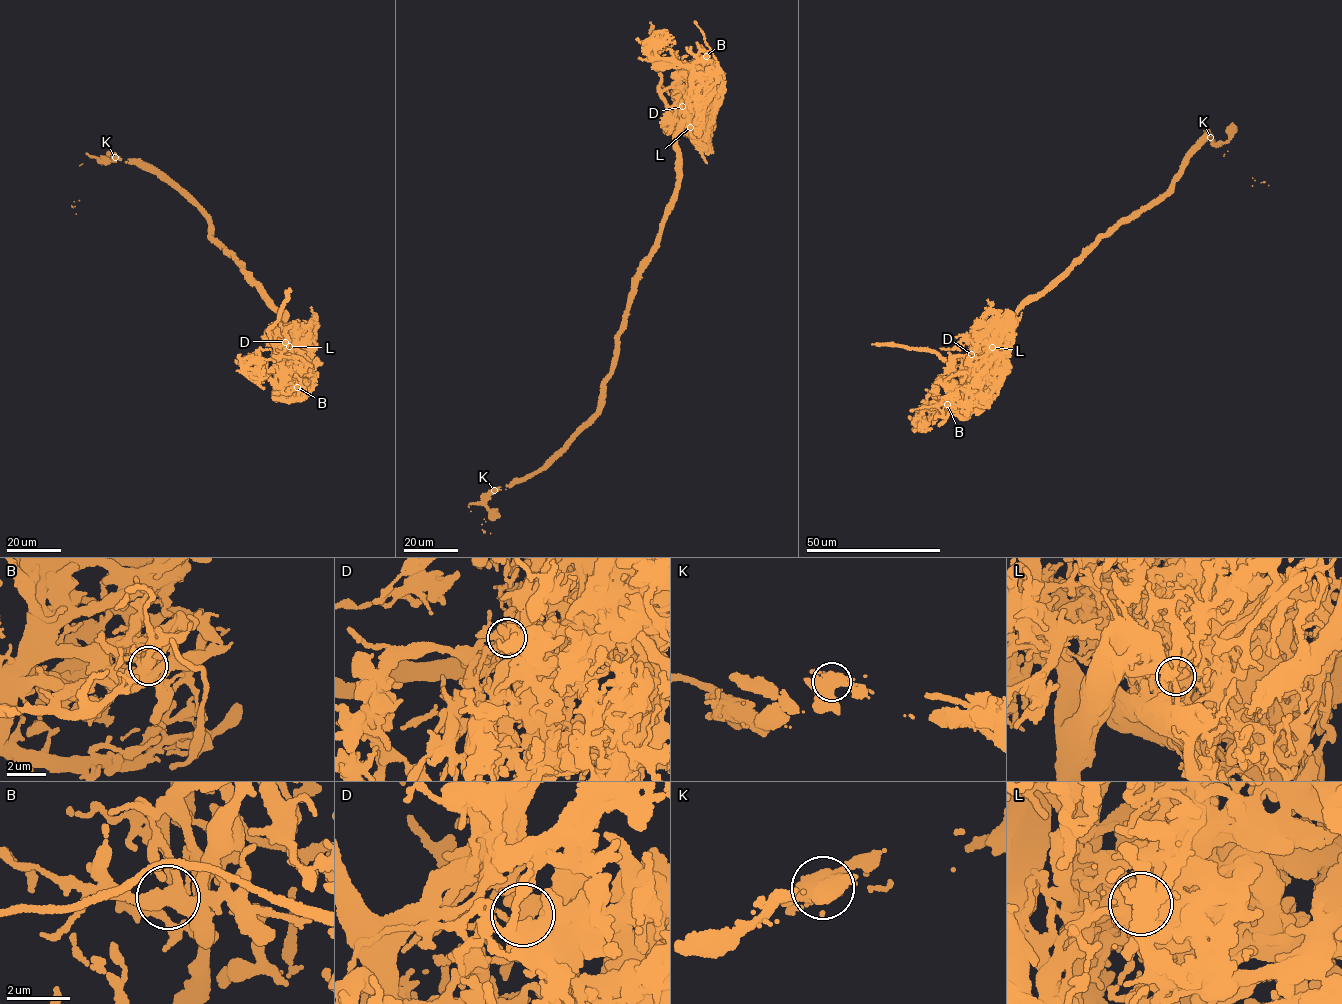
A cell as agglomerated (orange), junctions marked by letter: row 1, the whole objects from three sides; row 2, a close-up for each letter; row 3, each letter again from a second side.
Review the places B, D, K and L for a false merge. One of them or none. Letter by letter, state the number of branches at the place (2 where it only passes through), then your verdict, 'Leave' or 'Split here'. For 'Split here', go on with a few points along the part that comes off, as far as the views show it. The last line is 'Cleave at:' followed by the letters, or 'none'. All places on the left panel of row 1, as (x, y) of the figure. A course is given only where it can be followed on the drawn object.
B: Branches: 5. Leave
D: Branches: 6. Split here. Course of the part to remove: (285, 342), (277, 354), (281, 356), (279, 398), (297, 401), (305, 397), (305, 387), (295, 375)
K: Branches: 5. Leave
L: Branches: 6. Leave
Cleave at: D

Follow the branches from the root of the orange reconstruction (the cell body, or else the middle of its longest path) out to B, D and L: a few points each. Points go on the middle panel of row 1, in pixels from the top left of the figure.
B: (630, 298), (675, 191), (680, 172), (674, 143), (699, 102), (706, 56)
D: (630, 298), (640, 267), (654, 246), (681, 171), (674, 134), (682, 107)
L: (630, 298), (640, 267), (654, 246), (681, 171), (681, 154), (675, 141), (681, 131), (690, 127)

